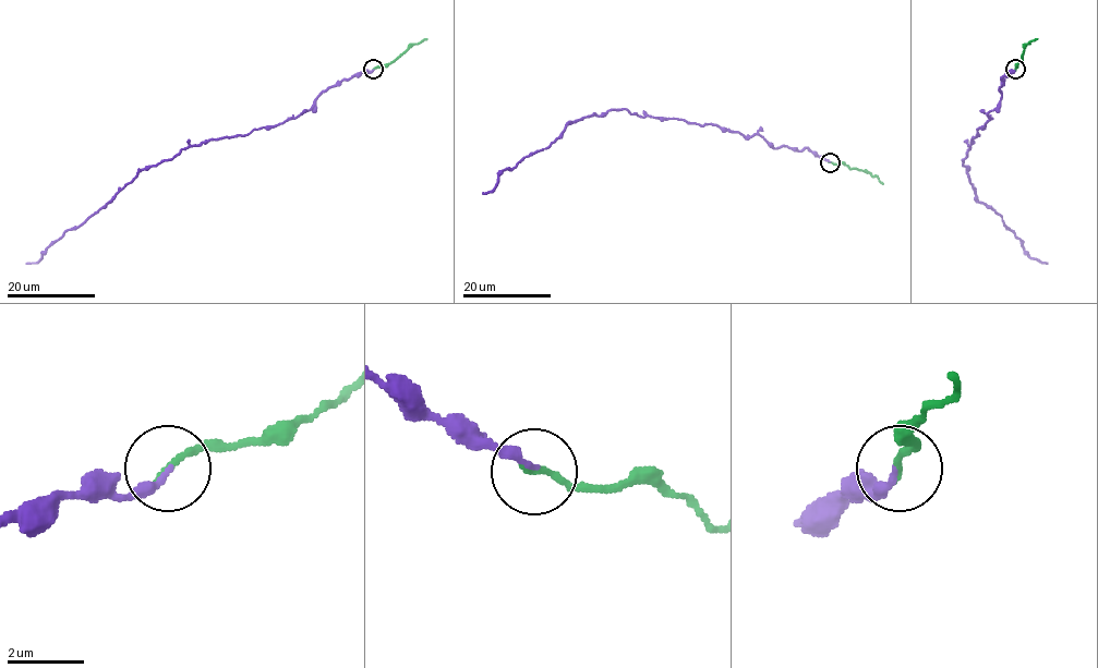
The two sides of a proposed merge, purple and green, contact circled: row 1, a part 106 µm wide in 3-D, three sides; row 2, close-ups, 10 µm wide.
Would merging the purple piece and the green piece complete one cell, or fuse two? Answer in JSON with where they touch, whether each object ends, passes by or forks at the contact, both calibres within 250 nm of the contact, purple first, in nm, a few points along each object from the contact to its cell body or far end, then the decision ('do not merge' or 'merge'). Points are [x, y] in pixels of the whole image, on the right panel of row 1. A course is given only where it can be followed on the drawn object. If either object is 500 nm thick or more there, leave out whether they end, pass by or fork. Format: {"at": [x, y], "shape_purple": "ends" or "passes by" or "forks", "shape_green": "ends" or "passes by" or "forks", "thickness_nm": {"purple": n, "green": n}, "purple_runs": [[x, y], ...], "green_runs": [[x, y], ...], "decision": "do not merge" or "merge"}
{"at": [1015, 69], "shape_purple": "ends", "shape_green": "ends", "thickness_nm": {"purple": 220, "green": 180}, "purple_runs": [[1015, 69], [1001, 77], [999, 104], [987, 113], [962, 161], [975, 198], [1000, 216], [1032, 258], [1046, 264]], "green_runs": [[1016, 69], [1023, 60], [1024, 48], [1037, 38]], "decision": "merge"}

